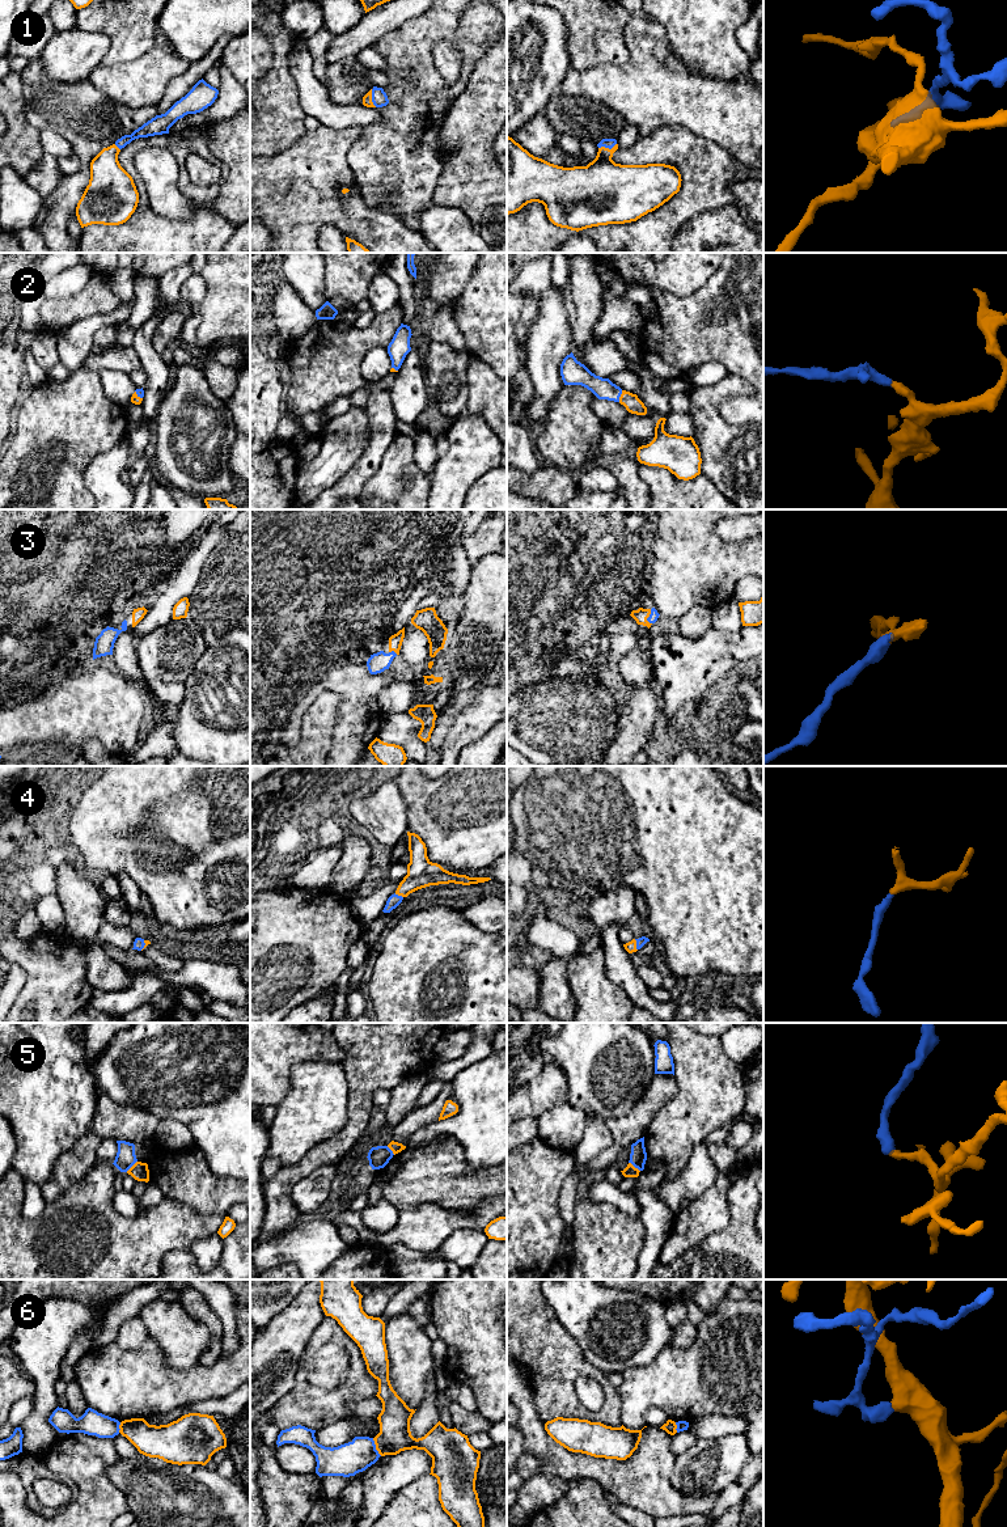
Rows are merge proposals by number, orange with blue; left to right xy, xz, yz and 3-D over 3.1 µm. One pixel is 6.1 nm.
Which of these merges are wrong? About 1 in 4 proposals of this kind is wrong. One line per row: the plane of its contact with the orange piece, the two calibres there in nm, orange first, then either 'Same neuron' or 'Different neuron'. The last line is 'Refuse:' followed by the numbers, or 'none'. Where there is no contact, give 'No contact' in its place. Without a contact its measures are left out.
1: Touches orange in xz. Thickness 60 nm (orange) against 100 nm. Same neuron
2: Touches orange in yz. Thickness 100 nm (orange) against 130 nm. Same neuron
3: Touches orange in yz. Thickness 90 nm (orange) against 60 nm. Same neuron
4: Touches orange in yz. Thickness 70 nm (orange) against 60 nm. Same neuron
5: Touches orange in yz. Thickness 80 nm (orange) against 110 nm. Different neuron
6: Touches orange in xz. Thickness 200 nm (orange) against 200 nm. Different neuron
Refuse: 5, 6

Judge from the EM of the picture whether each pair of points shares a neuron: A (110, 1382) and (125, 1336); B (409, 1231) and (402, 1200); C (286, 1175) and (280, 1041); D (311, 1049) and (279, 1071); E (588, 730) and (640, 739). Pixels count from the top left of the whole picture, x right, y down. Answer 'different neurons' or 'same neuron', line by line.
A: different neurons
B: different neurons
C: different neurons
D: same neuron
E: different neurons

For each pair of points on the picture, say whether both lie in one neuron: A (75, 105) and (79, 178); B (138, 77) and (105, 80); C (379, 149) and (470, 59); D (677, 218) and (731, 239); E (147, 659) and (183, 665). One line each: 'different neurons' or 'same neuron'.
A: same neuron
B: same neuron
C: same neuron
D: different neurons
E: same neuron

